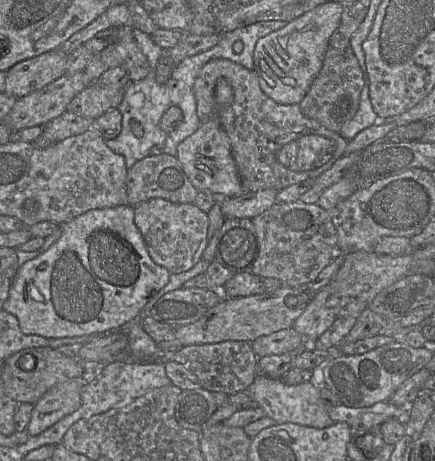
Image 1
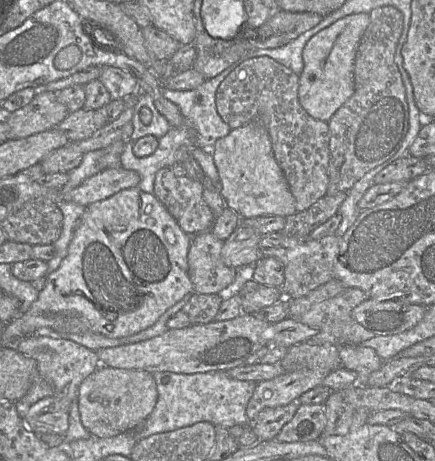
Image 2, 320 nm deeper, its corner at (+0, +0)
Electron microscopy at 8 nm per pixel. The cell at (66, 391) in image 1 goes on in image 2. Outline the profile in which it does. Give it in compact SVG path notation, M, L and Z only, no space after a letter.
M102 365L80 384L77 404L82 425L92 436L106 438L138 427L154 410L157 398L152 373Z

